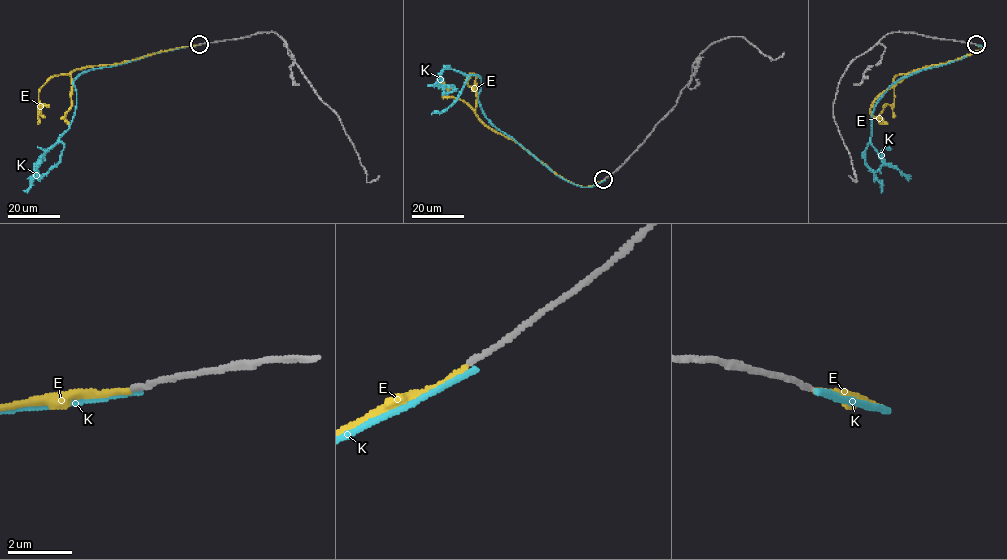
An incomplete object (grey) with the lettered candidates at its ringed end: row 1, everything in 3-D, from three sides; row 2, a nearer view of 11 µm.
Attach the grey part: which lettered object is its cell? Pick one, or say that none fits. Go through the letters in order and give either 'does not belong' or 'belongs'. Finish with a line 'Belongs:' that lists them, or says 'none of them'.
E: belongs
K: does not belong
Belongs: E

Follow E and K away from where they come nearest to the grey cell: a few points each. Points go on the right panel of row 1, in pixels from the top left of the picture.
E: (976, 44), (983, 47), (955, 60), (897, 74), (893, 82), (894, 102), (885, 106), (880, 114), (880, 123)
K: (976, 44), (983, 47), (917, 70), (888, 87), (871, 118), (865, 163), (872, 170), (880, 166), (888, 146)

